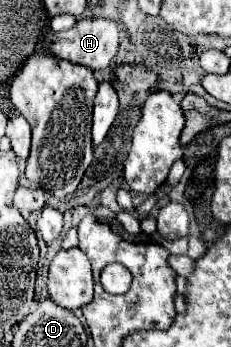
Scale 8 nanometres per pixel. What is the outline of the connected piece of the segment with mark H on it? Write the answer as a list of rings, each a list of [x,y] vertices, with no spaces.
[[[83,19],[83,21],[77,21],[69,31],[63,31],[63,33],[49,31],[45,35],[45,43],[55,57],[99,71],[99,69],[109,67],[117,55],[119,27],[115,21],[109,21],[109,19]]]

